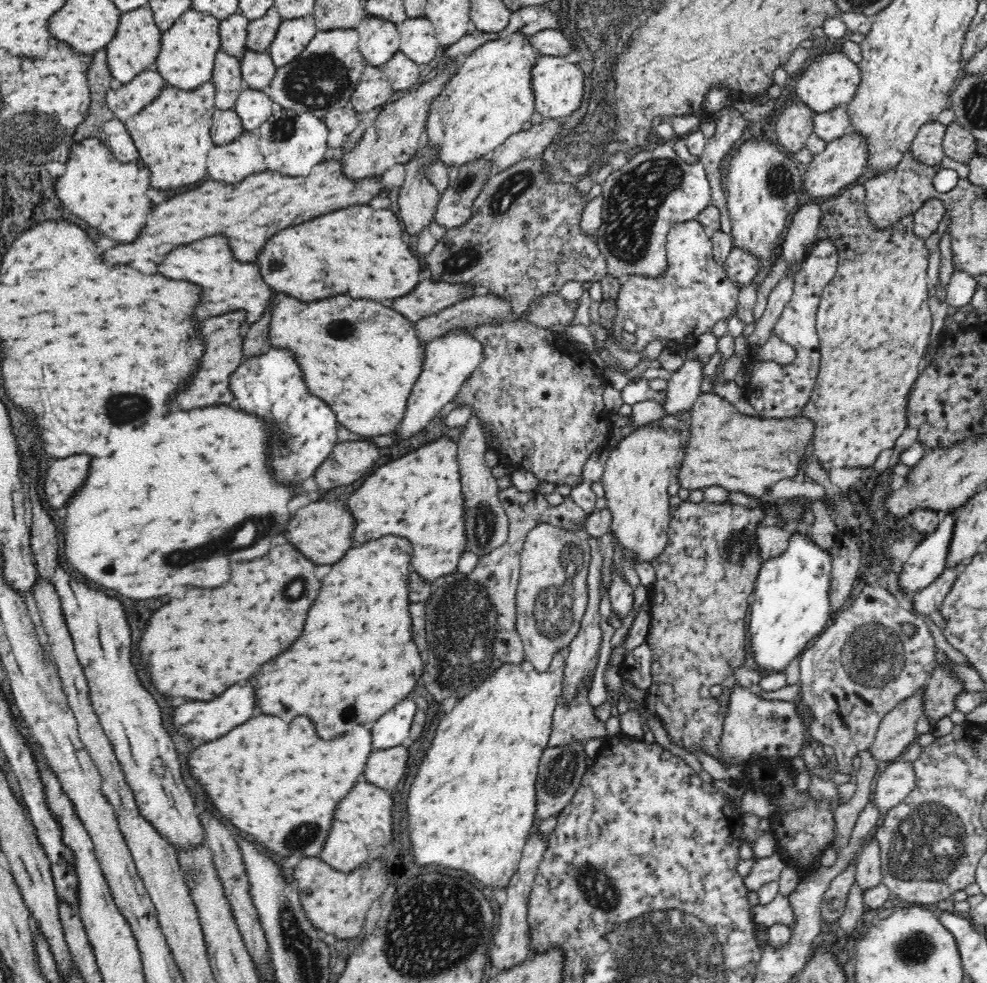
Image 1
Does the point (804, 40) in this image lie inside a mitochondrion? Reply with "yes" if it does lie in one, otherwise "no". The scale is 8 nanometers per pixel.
no

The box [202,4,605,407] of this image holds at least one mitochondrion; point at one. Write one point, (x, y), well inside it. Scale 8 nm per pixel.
(320, 81)

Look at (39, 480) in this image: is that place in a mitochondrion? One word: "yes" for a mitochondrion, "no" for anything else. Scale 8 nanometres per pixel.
no

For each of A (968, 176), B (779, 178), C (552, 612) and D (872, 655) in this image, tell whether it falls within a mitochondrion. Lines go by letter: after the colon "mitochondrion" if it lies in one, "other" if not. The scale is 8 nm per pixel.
A: other
B: mitochondrion
C: mitochondrion
D: mitochondrion

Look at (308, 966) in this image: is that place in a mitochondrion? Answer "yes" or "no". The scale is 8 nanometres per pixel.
yes

